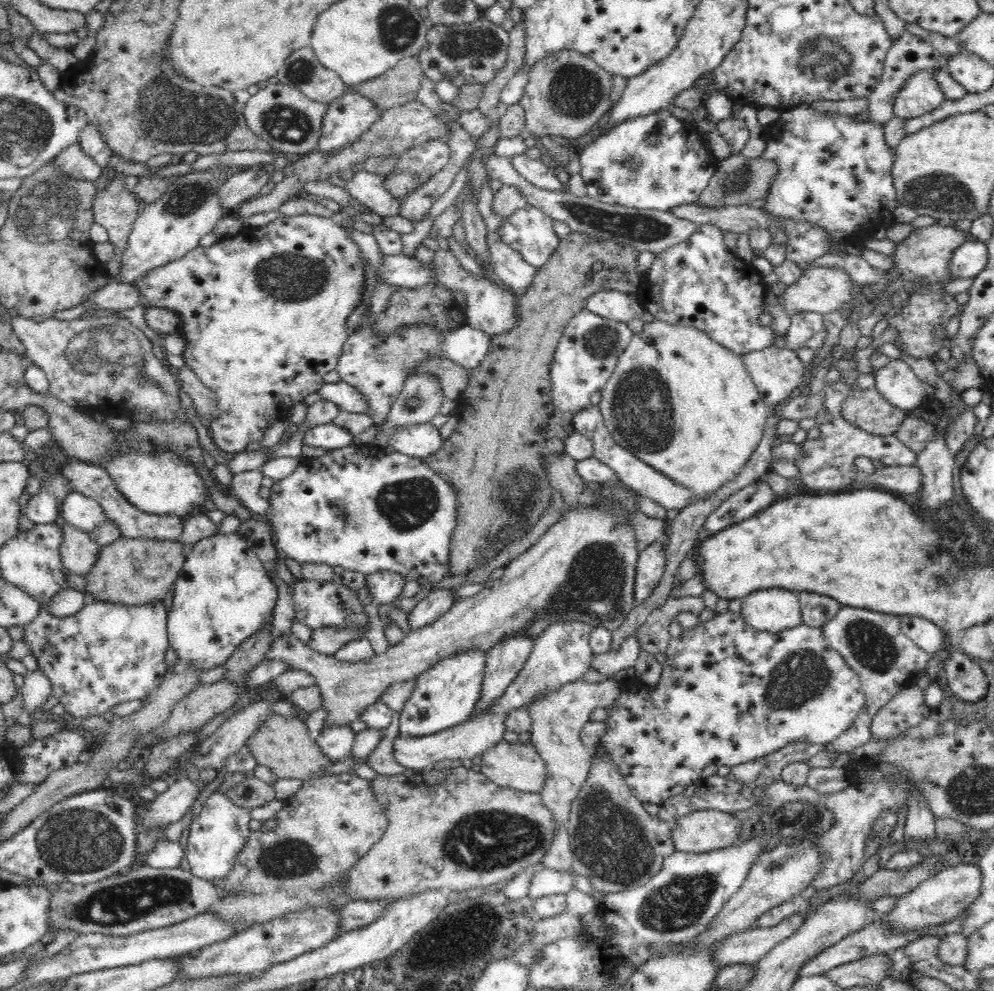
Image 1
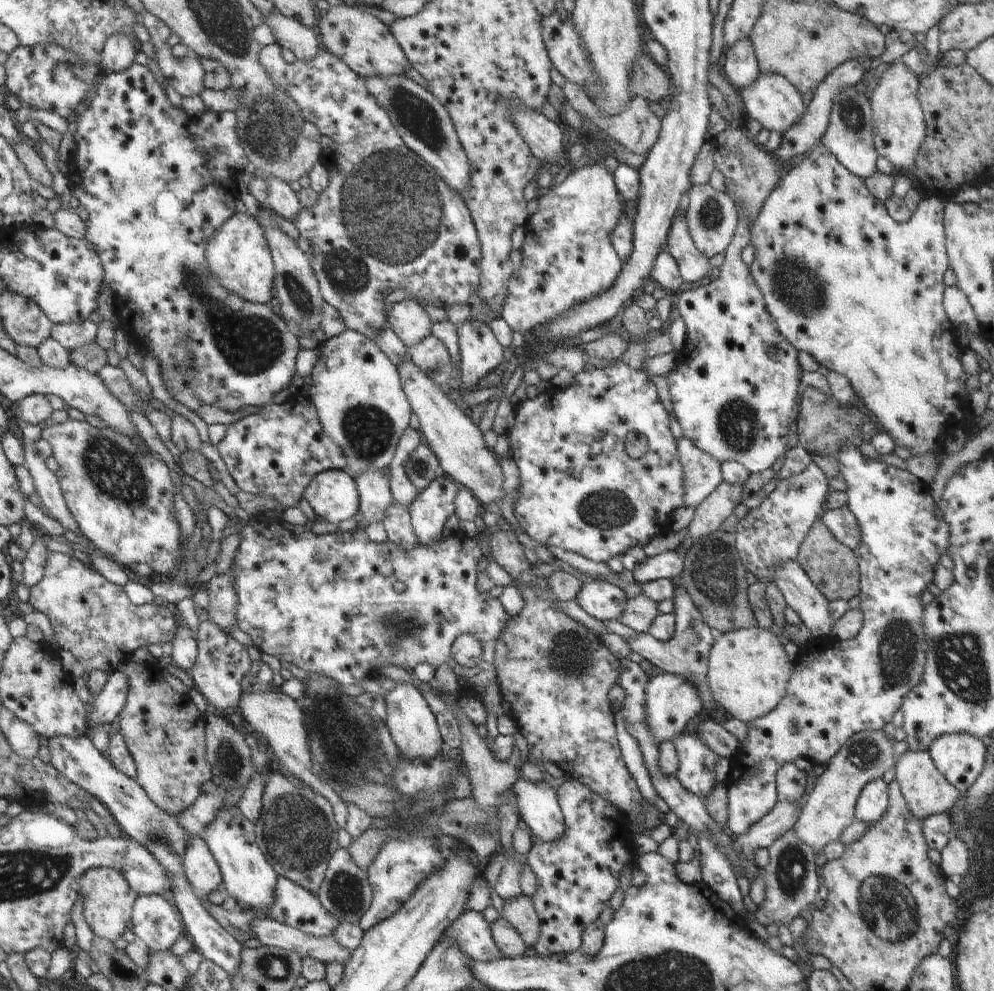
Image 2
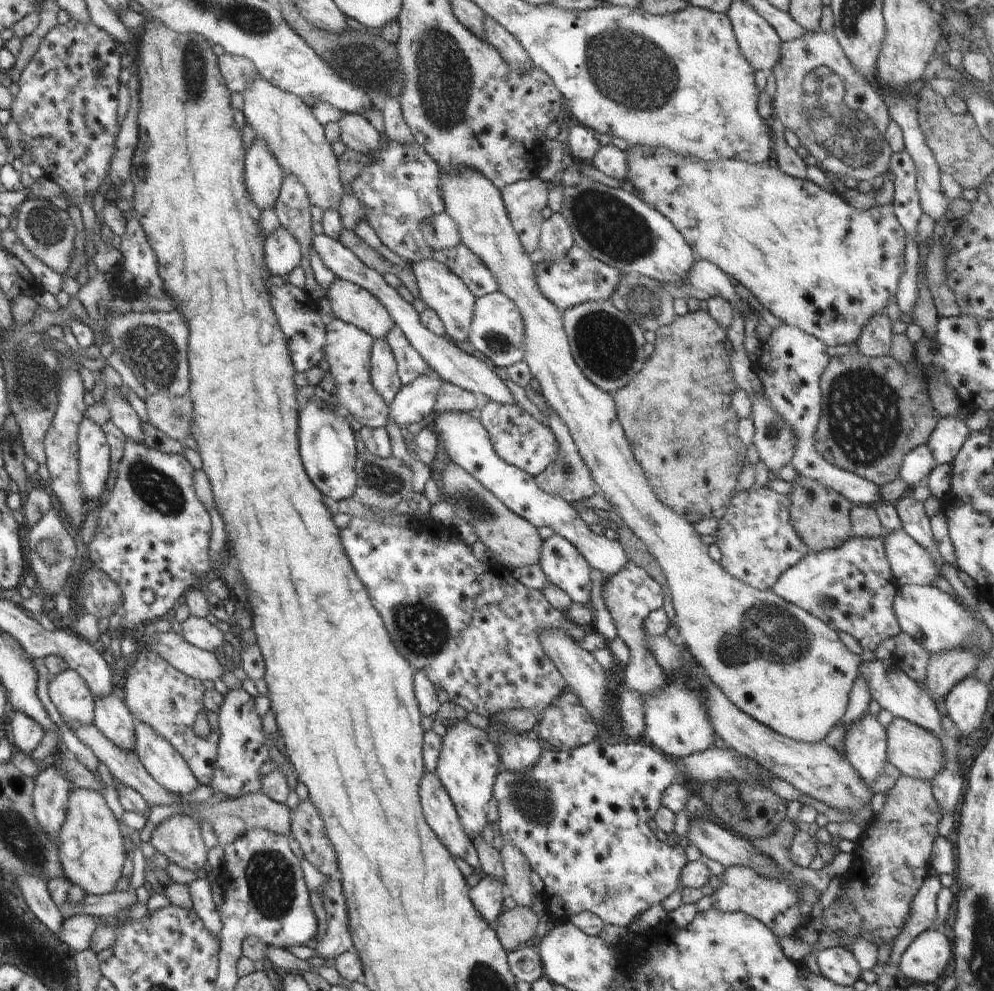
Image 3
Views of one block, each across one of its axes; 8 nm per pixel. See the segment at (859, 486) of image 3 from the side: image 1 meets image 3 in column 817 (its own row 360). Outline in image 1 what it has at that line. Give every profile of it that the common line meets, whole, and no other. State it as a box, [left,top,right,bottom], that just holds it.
[335,322,491,424]

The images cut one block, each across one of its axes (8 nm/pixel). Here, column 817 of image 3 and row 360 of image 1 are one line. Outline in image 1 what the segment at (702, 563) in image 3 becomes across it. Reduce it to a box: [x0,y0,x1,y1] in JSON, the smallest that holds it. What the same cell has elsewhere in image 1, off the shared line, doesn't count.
[599,319,770,502]

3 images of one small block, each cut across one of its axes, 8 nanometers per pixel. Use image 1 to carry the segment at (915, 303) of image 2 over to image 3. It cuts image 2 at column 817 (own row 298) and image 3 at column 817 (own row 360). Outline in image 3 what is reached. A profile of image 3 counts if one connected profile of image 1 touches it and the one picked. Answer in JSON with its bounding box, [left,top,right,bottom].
[624,145,907,347]

